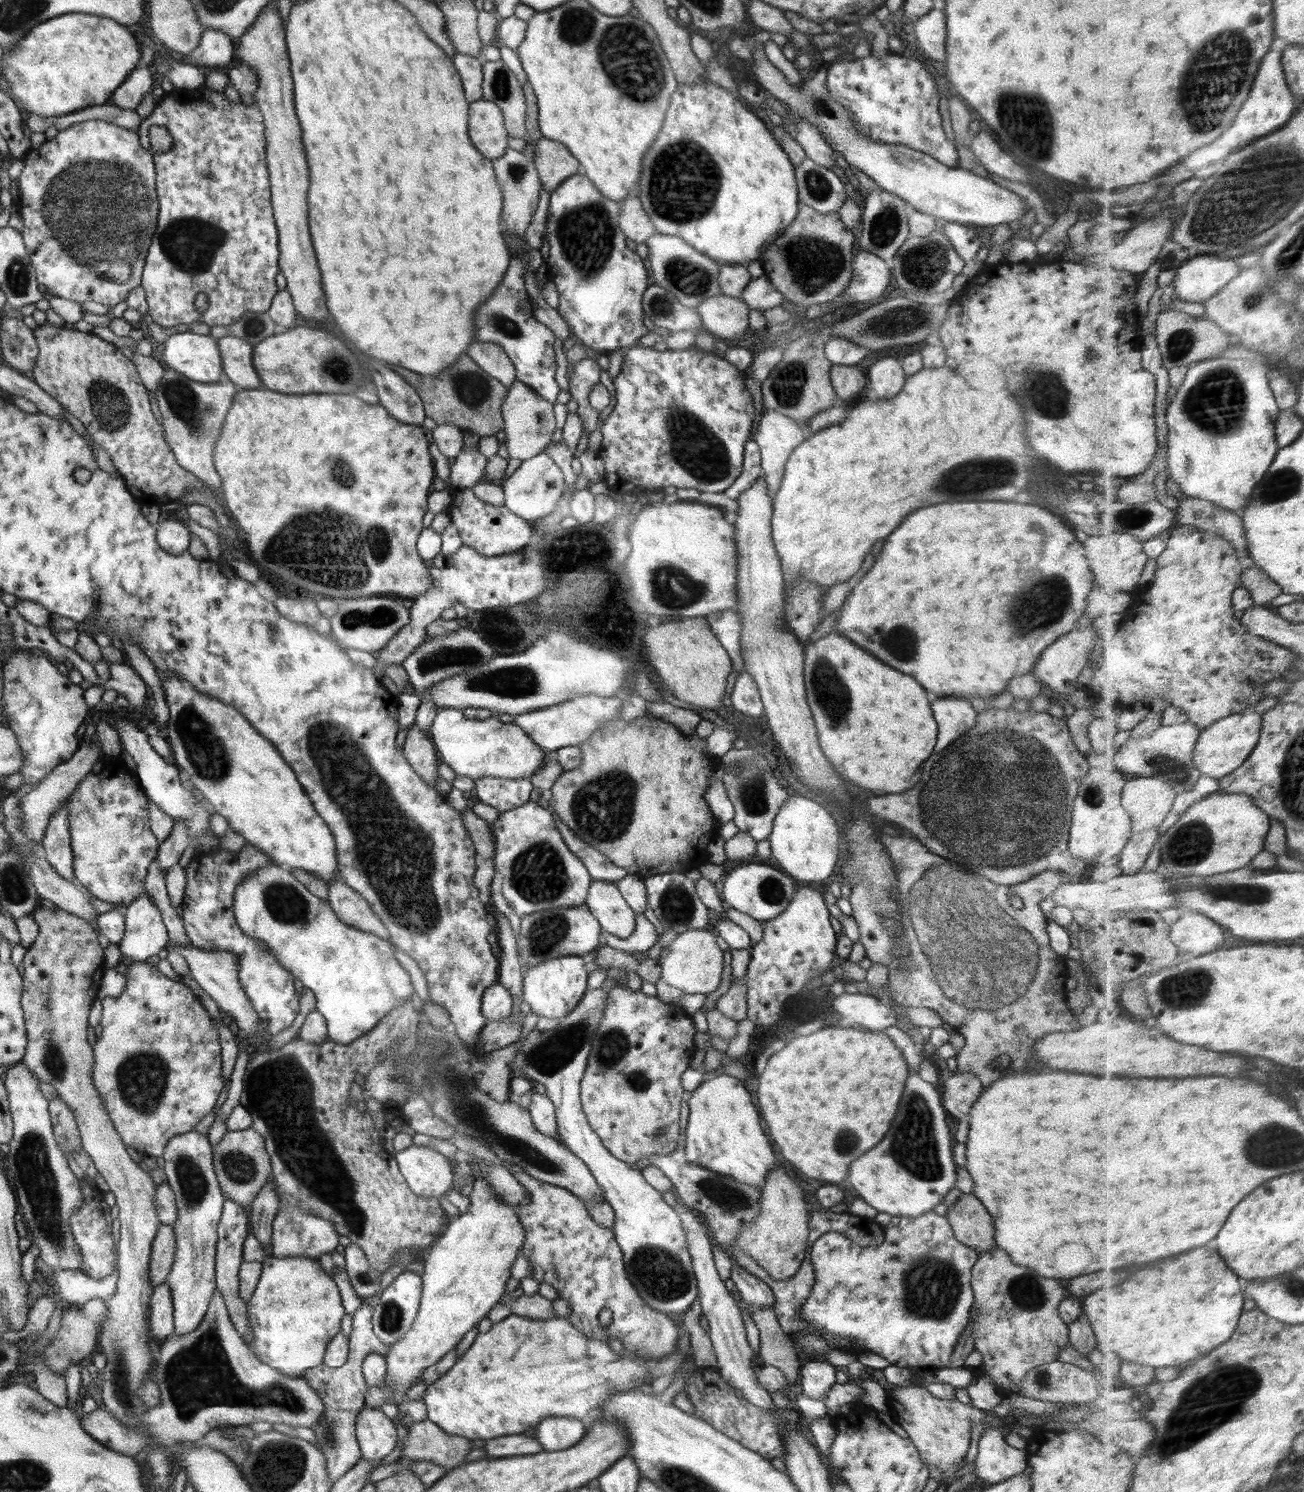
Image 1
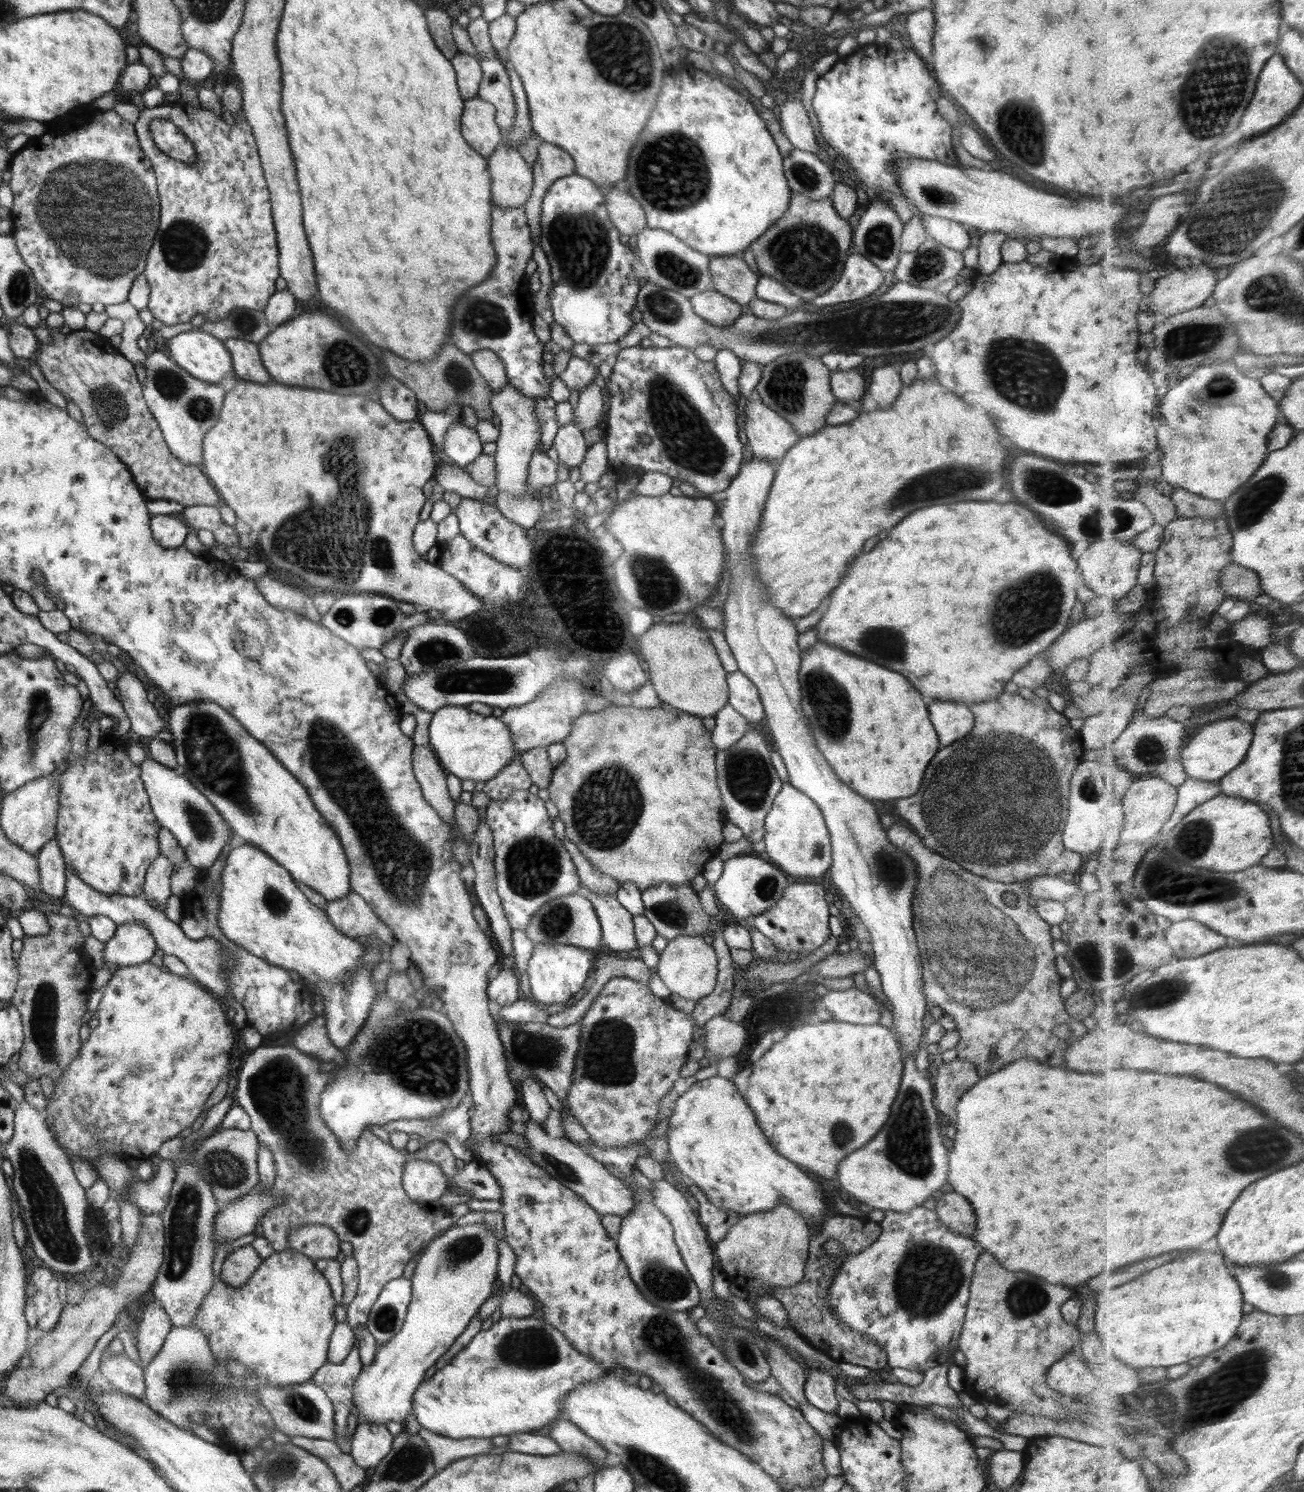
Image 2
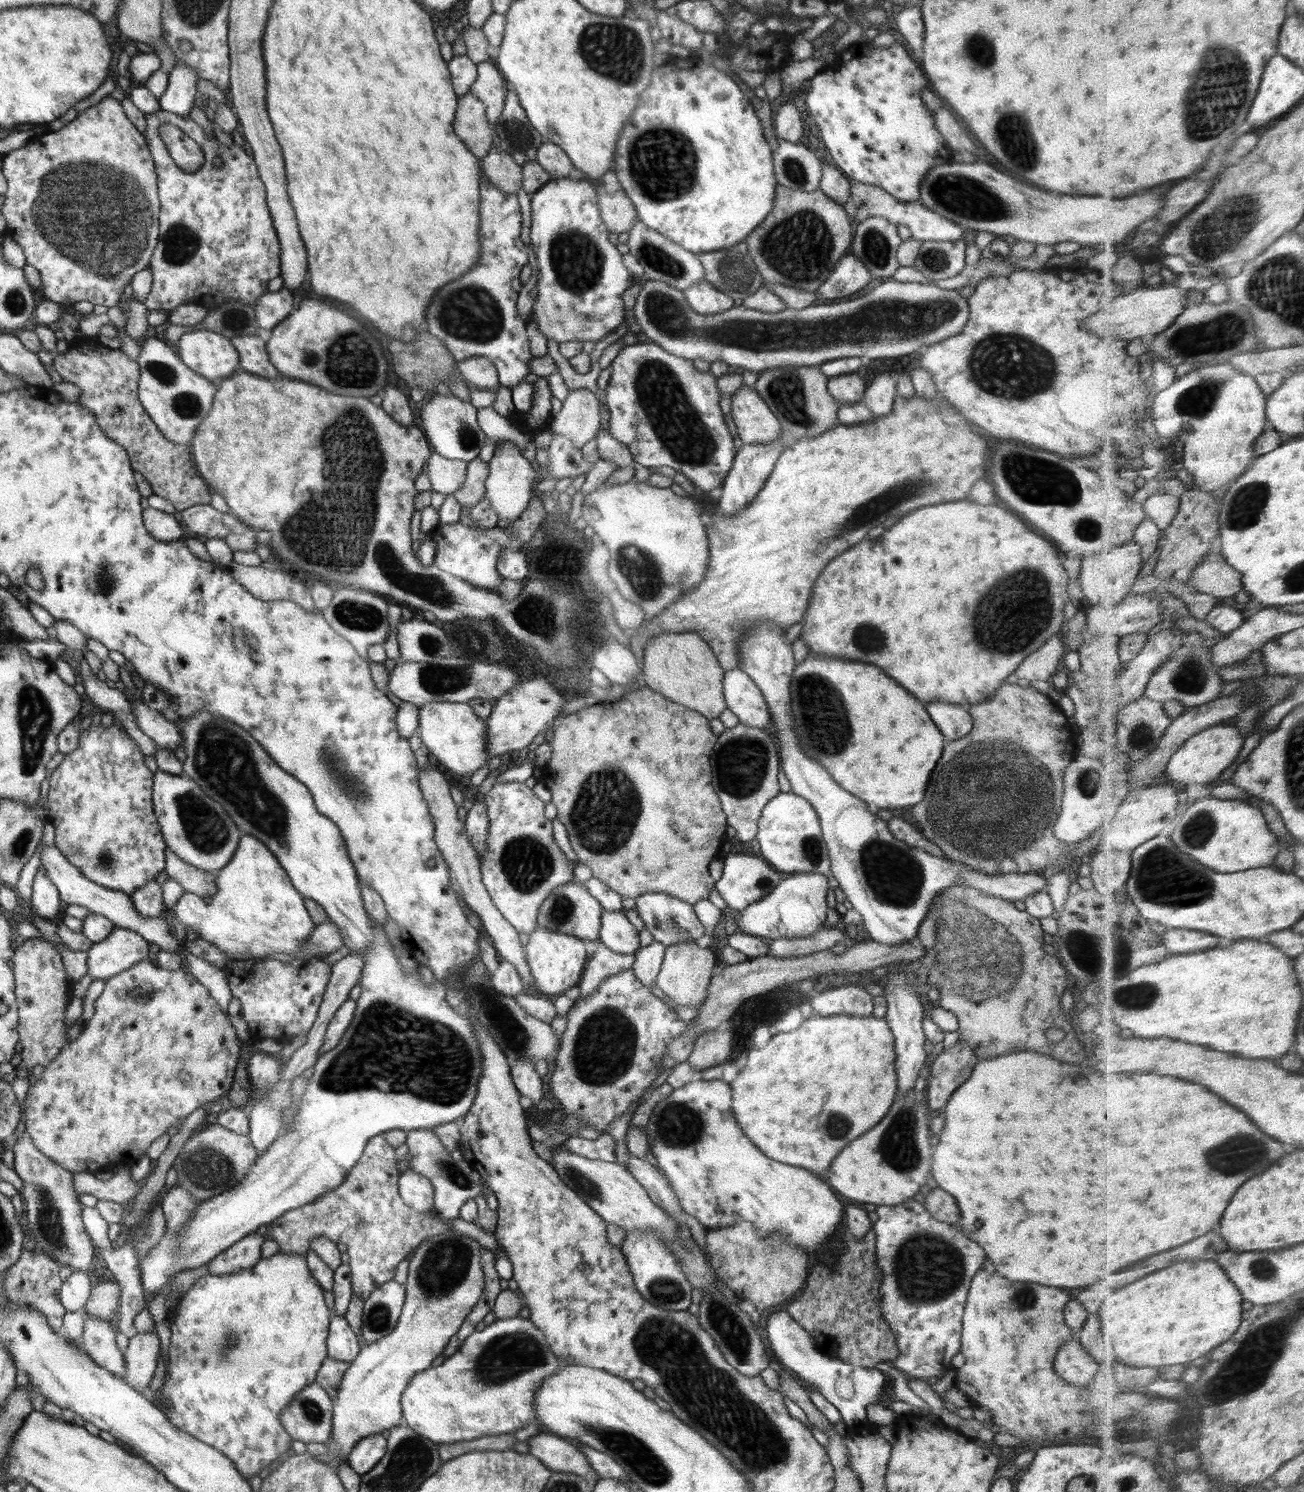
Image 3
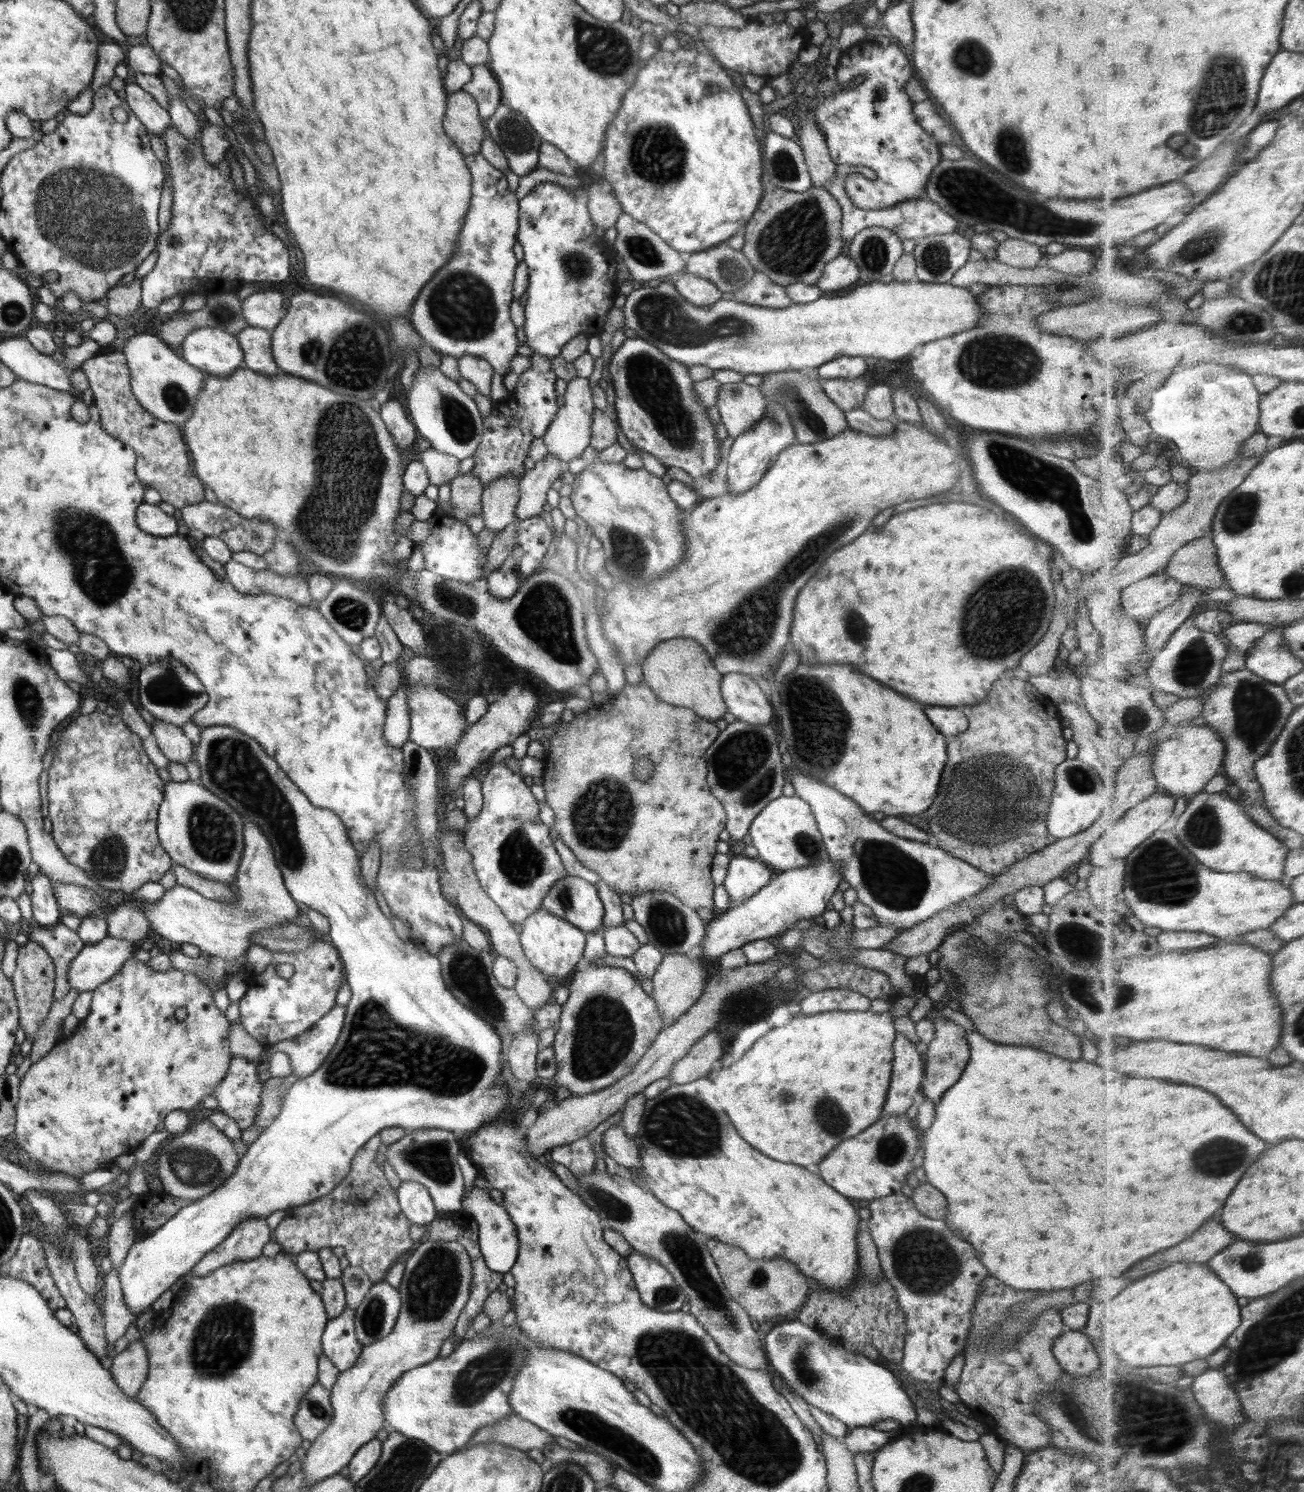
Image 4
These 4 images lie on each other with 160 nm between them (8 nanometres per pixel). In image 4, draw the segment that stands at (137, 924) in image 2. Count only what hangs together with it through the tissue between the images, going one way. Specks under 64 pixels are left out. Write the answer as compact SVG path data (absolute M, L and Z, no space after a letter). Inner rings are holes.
M112 937L84 945L68 969L70 990L76 989L79 994L93 992L98 986L108 982L126 960L134 956L134 950L136 943Z

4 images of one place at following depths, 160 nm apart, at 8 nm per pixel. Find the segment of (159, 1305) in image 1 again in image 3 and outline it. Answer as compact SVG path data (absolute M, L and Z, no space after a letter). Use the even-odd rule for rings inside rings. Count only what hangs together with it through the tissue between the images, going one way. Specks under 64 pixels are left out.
M157 1332L140 1333L129 1338L127 1350L123 1353L126 1363L124 1380L137 1393L146 1393L158 1366L161 1346Z

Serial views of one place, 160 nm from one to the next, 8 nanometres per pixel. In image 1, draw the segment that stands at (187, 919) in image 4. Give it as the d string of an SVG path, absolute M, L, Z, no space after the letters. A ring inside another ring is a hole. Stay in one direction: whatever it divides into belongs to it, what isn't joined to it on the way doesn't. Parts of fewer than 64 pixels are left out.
M271 863L268 866L261 866L253 870L250 874L247 874L242 879L242 882L239 882L239 885L234 891L233 913L237 925L250 938L265 942L265 945L269 946L270 954L276 958L288 972L291 972L293 977L298 978L304 987L309 988L314 993L316 999L315 1008L325 1018L329 1041L341 1045L347 1045L356 1041L369 1030L372 1030L382 1018L388 1016L391 1010L403 1004L405 1000L411 1000L412 994L415 992L412 982L410 981L410 975L408 975L408 972L398 963L396 957L394 957L394 947L388 940L381 939L377 934L348 926L341 918L338 918L338 915L334 912L334 909L329 905L328 901L313 895L311 890L308 890L293 874L284 870L281 865Z

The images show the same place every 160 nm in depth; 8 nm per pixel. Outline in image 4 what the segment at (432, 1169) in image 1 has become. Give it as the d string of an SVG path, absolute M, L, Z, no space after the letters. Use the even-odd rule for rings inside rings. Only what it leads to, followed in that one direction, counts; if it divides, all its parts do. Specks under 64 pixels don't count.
M402 1182L395 1192L411 1224L429 1225L437 1216L435 1204L428 1190L418 1182Z

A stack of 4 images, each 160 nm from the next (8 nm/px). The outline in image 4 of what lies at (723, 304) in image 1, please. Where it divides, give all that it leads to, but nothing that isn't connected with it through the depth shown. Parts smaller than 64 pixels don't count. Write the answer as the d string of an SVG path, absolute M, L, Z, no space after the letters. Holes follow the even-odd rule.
M685 271L674 281L676 290L694 306L710 306L722 298L722 291L706 278Z

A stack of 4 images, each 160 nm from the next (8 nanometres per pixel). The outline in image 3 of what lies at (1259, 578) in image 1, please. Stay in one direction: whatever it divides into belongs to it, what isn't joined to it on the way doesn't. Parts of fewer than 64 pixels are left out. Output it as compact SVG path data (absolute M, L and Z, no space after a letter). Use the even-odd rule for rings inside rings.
M1216 543L1211 554L1192 573L1191 584L1198 592L1213 595L1221 601L1226 597L1237 596L1240 592L1244 591L1244 574L1227 562L1220 543Z

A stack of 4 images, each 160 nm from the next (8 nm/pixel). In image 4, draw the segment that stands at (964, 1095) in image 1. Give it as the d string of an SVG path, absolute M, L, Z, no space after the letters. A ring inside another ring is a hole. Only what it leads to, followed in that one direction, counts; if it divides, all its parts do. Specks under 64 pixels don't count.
M945 1017L934 1018L934 1026L934 1039L928 1044L926 1054L922 1056L924 1058L924 1075L920 1093L928 1097L936 1106L940 1103L944 1092L962 1076L962 1072L971 1058L971 1047L968 1043L967 1031L962 1026L948 1021Z

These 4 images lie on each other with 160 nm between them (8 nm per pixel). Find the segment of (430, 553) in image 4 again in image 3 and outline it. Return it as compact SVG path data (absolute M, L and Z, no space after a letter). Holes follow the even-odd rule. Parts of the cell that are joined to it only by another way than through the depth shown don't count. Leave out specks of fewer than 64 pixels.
M459 522L442 526L439 524L433 532L431 539L436 542L436 551L433 565L443 572L452 574L474 587L484 591L499 593L502 584L500 574L496 572L499 554L503 548L524 548L526 544L513 541L511 532L505 527L493 527L487 529L470 528Z

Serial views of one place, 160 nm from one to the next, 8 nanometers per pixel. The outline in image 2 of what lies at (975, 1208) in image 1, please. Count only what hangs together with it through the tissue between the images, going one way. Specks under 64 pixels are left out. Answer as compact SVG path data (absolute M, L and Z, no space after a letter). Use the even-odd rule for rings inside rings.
M954 1191L944 1193L942 1199L937 1200L936 1209L939 1219L954 1234L970 1237L974 1240L974 1224L976 1216L970 1206L968 1212L968 1200Z

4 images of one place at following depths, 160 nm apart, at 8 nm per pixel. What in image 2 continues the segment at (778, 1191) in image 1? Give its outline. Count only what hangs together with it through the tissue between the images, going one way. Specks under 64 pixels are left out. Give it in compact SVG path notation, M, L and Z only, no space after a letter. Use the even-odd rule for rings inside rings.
M780 1203L769 1211L742 1216L739 1221L730 1228L729 1233L720 1242L712 1244L715 1252L716 1264L721 1266L726 1278L744 1290L756 1290L769 1287L789 1287L802 1280L805 1262L809 1255L808 1225L806 1219L797 1213L788 1203Z

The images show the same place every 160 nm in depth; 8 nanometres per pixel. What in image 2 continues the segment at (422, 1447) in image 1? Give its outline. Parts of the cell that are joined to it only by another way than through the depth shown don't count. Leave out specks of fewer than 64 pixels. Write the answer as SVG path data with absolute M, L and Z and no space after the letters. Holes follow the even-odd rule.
M422 1427L418 1433L426 1441L432 1453L436 1472L444 1470L451 1462L474 1455L486 1454L493 1448L490 1438L448 1438Z

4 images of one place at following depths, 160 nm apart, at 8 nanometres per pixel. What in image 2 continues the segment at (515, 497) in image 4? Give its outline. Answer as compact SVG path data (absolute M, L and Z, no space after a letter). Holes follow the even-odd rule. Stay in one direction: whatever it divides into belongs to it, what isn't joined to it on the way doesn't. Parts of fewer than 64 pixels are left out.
M507 384L502 390L493 393L490 399L491 409L500 419L497 449L493 455L496 463L495 484L500 491L506 491L515 497L523 495L528 489L528 463L532 452L541 446L541 426L538 422L536 401L533 398L520 394L514 387Z

